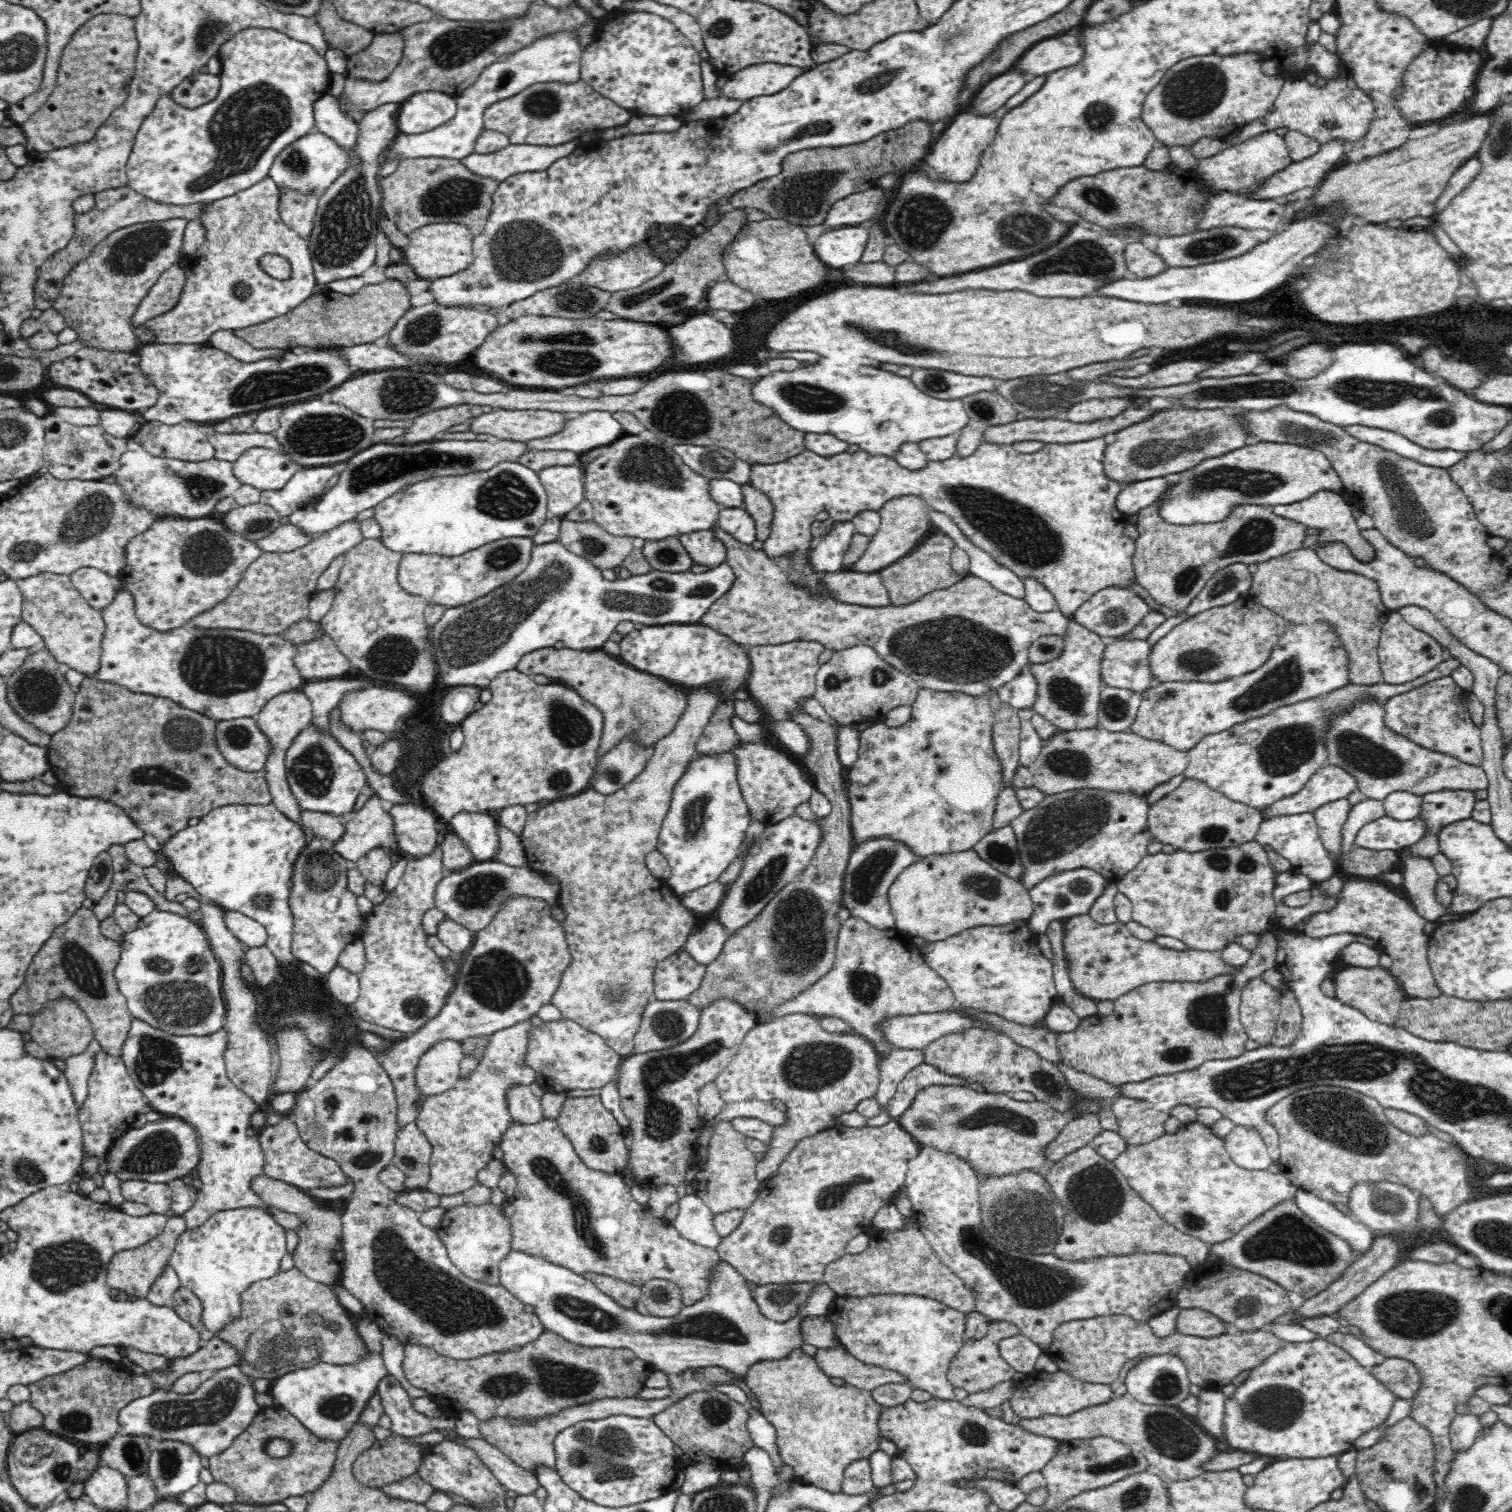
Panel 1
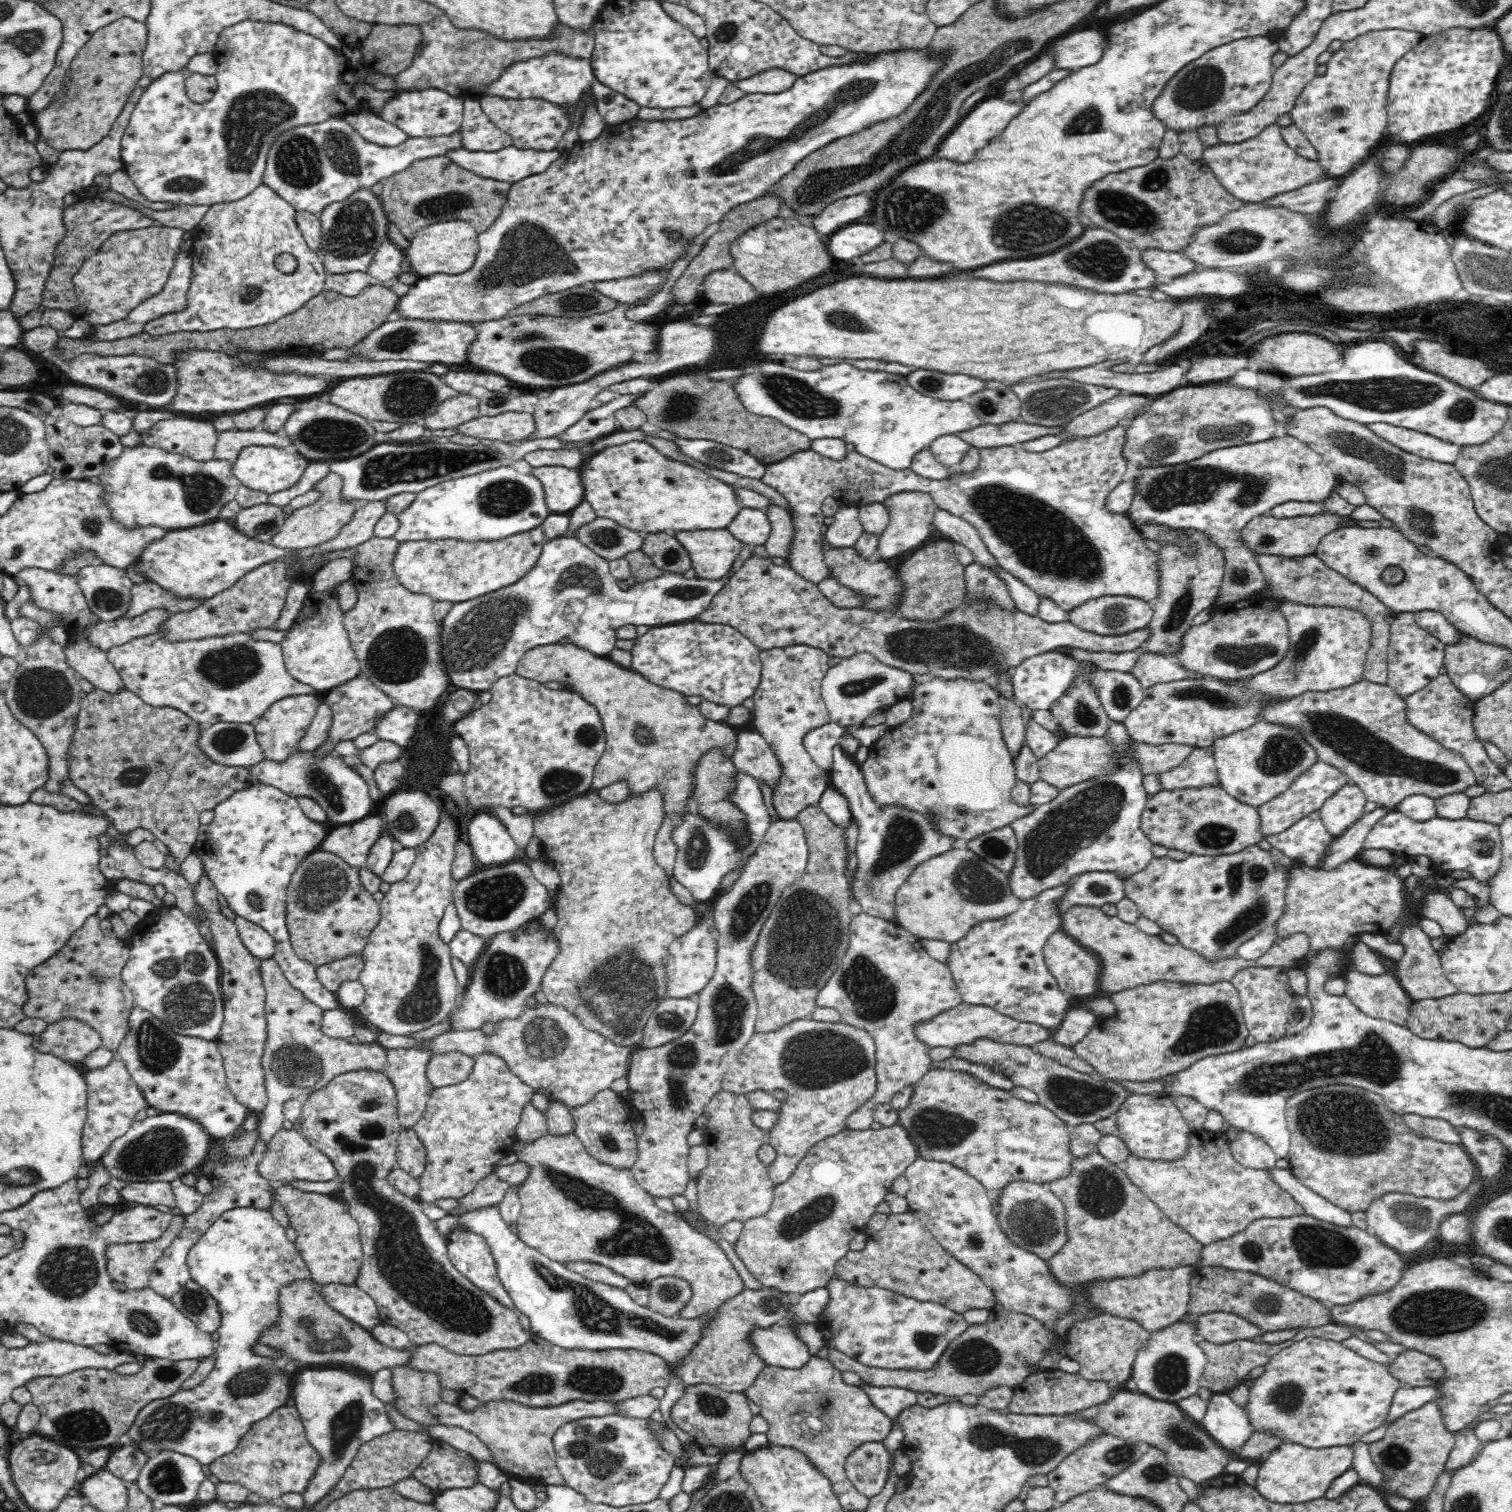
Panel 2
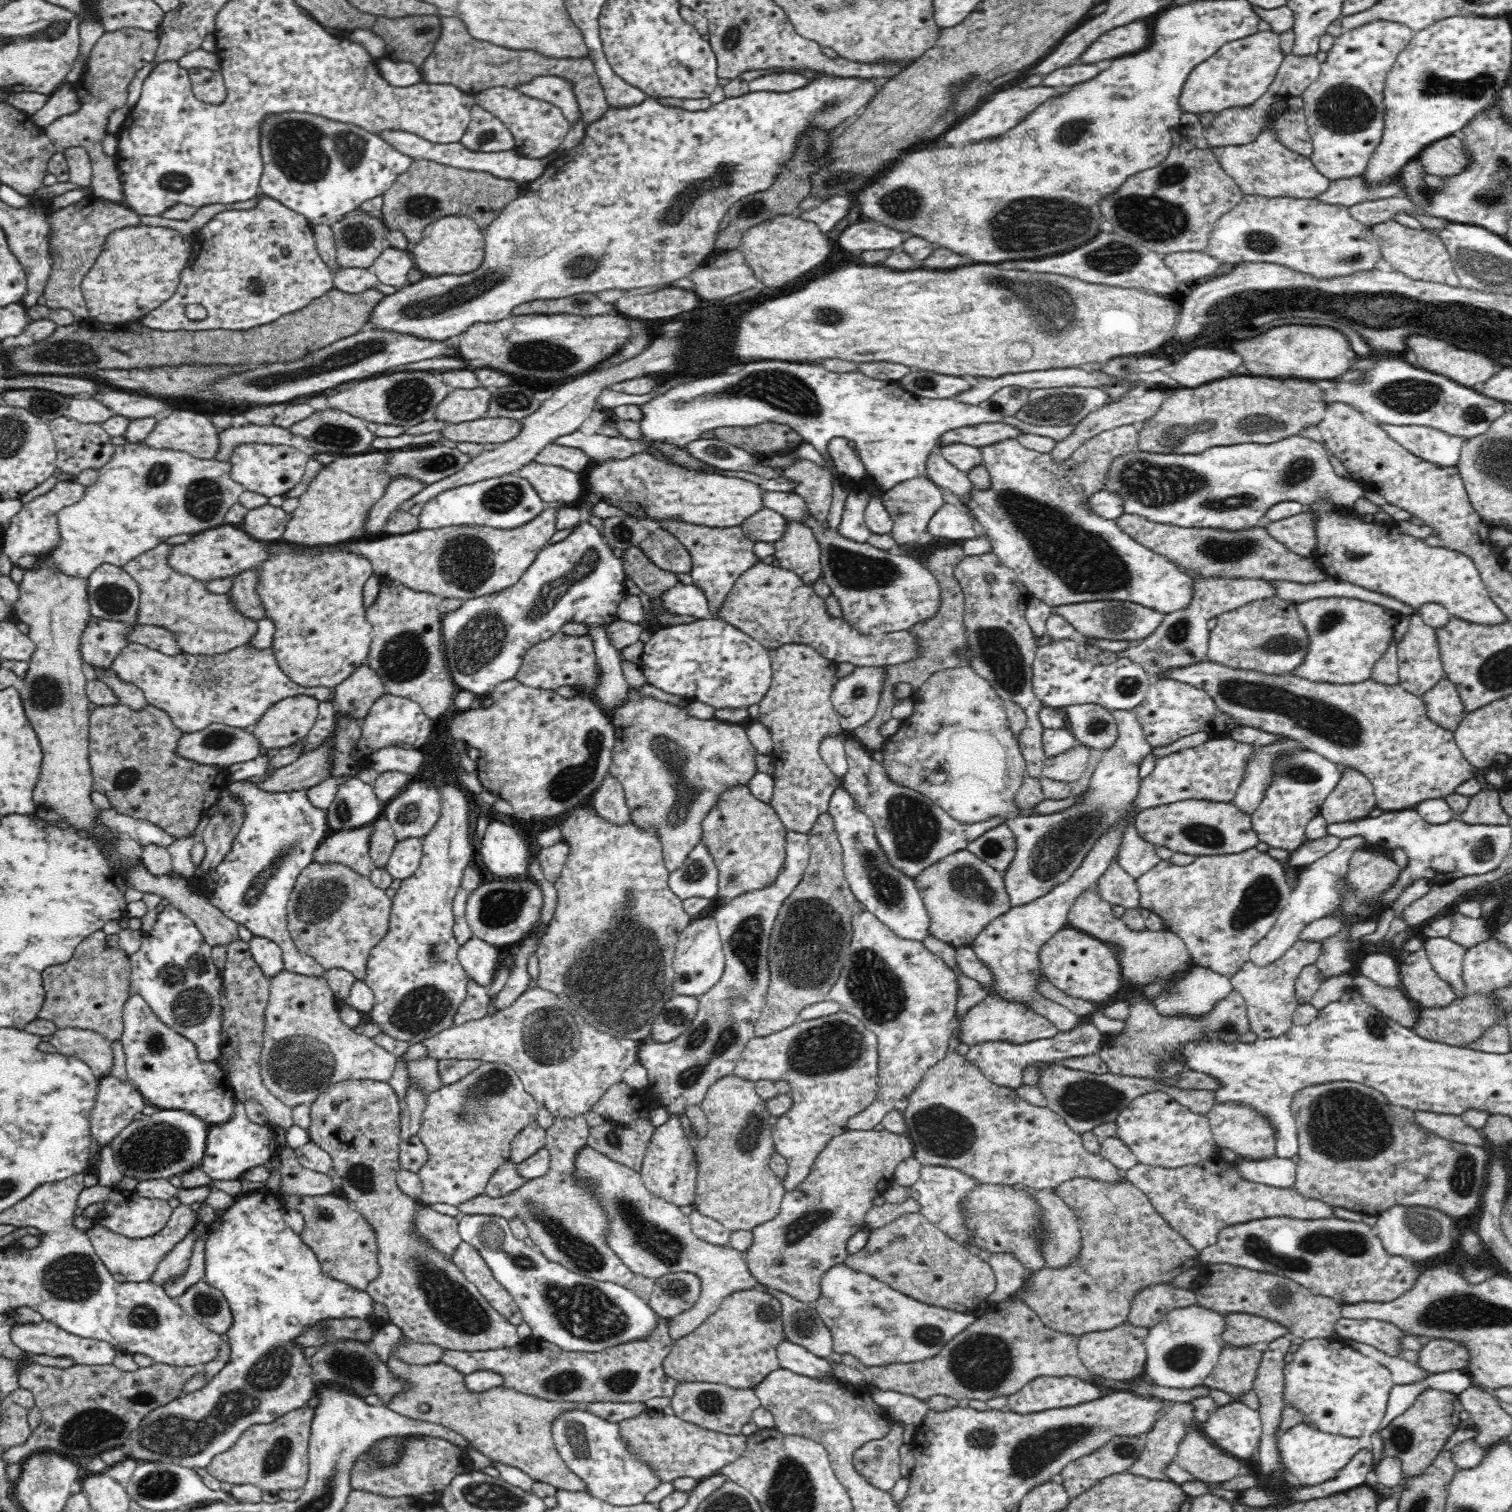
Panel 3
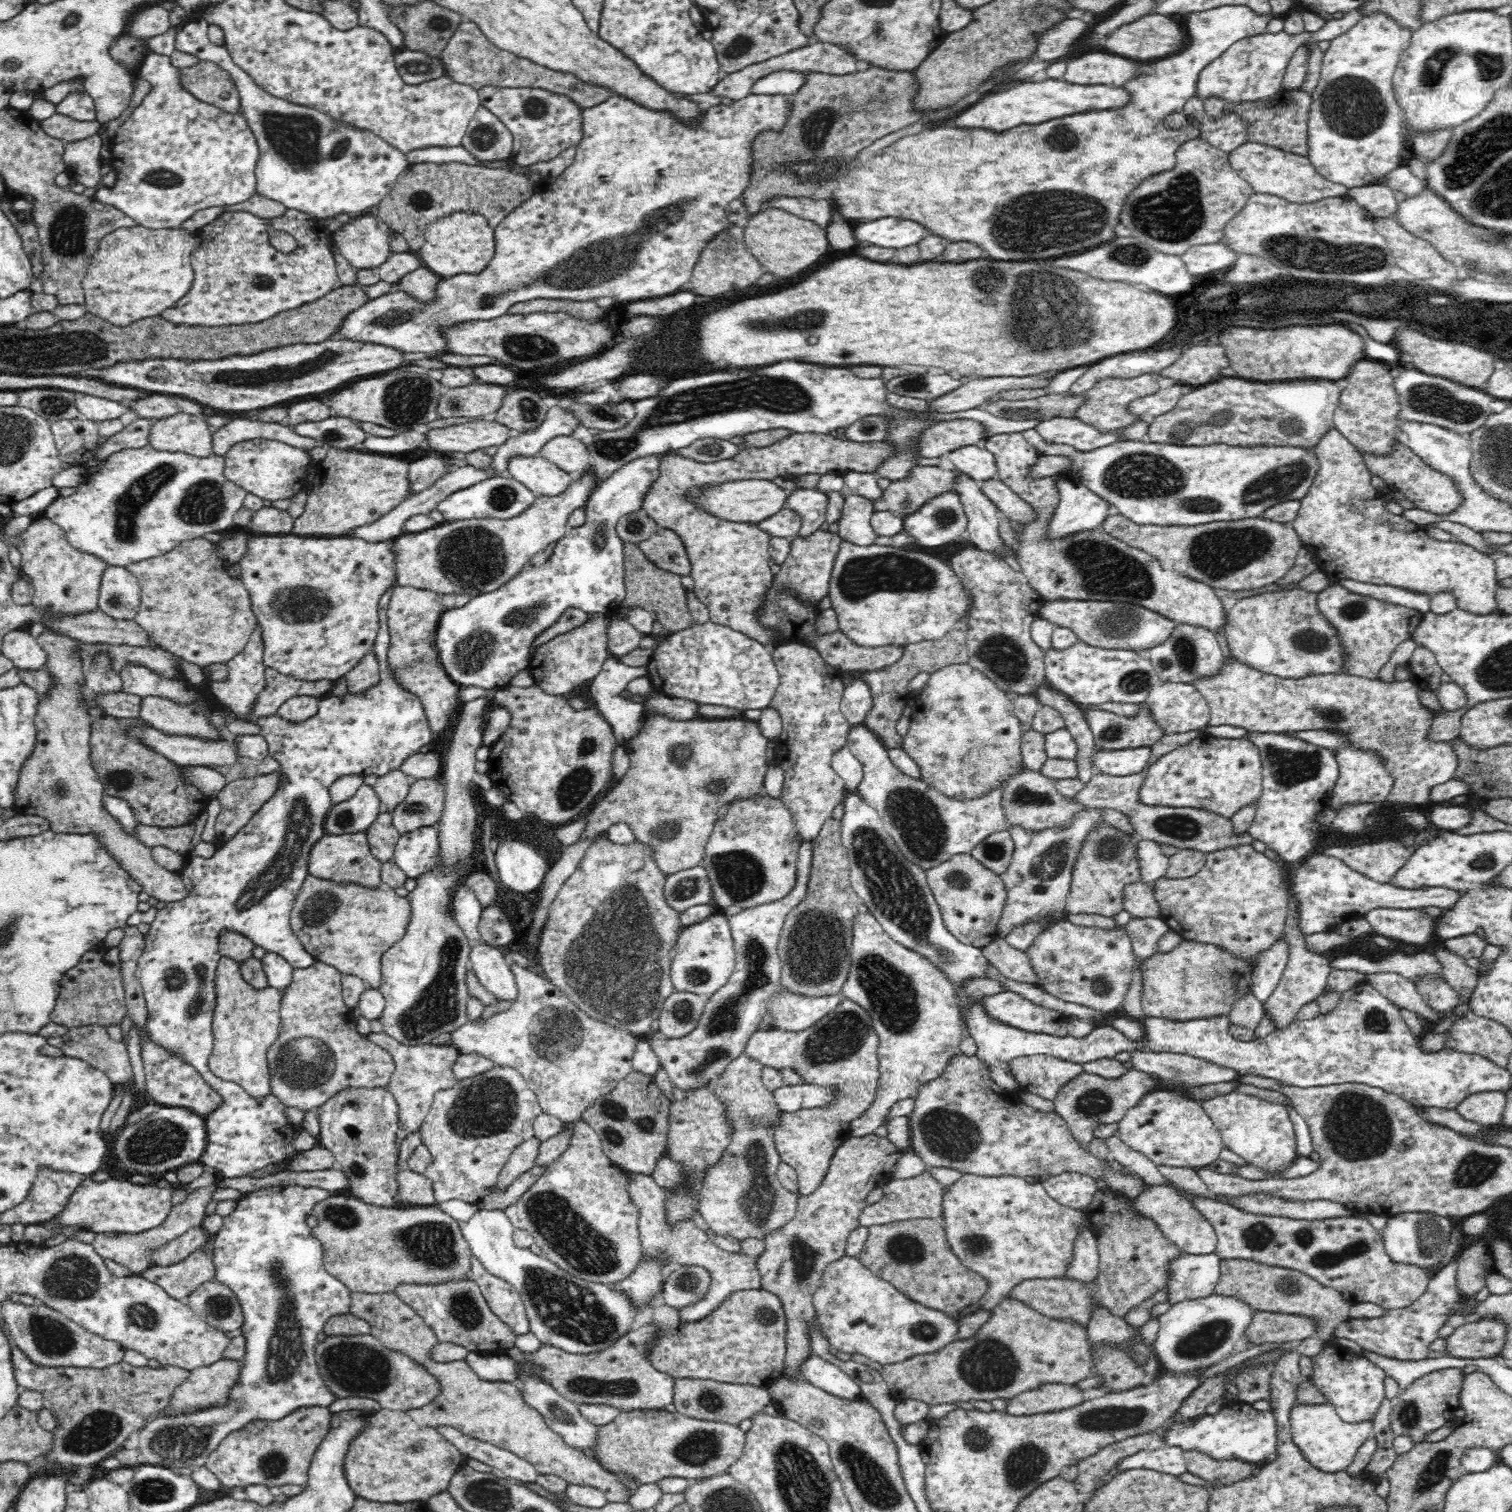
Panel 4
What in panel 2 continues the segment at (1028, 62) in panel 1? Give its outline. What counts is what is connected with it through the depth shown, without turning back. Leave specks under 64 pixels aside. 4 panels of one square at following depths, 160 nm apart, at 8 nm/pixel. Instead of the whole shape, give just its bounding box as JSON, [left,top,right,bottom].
[1045,29,1108,69]

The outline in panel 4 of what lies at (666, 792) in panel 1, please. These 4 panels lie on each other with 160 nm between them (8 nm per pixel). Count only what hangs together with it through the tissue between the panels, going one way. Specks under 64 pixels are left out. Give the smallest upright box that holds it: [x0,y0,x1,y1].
[537,833,682,1036]

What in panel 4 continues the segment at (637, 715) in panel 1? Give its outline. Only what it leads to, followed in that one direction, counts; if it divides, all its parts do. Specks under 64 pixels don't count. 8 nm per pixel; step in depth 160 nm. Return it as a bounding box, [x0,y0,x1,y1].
[527,612,773,875]

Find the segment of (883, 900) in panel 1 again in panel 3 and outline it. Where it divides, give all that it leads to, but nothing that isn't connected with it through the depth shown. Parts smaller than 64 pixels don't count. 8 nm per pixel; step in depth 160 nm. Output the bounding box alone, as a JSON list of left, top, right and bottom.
[841,733,1008,878]

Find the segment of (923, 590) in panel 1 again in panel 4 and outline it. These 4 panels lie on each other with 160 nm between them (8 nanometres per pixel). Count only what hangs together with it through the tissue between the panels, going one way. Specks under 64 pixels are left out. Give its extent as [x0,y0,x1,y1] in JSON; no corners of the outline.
[860,619,969,748]

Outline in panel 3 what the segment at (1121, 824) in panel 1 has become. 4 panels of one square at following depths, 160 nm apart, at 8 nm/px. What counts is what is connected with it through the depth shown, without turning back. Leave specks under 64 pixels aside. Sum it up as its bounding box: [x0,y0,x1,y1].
[1003,710,1161,908]

